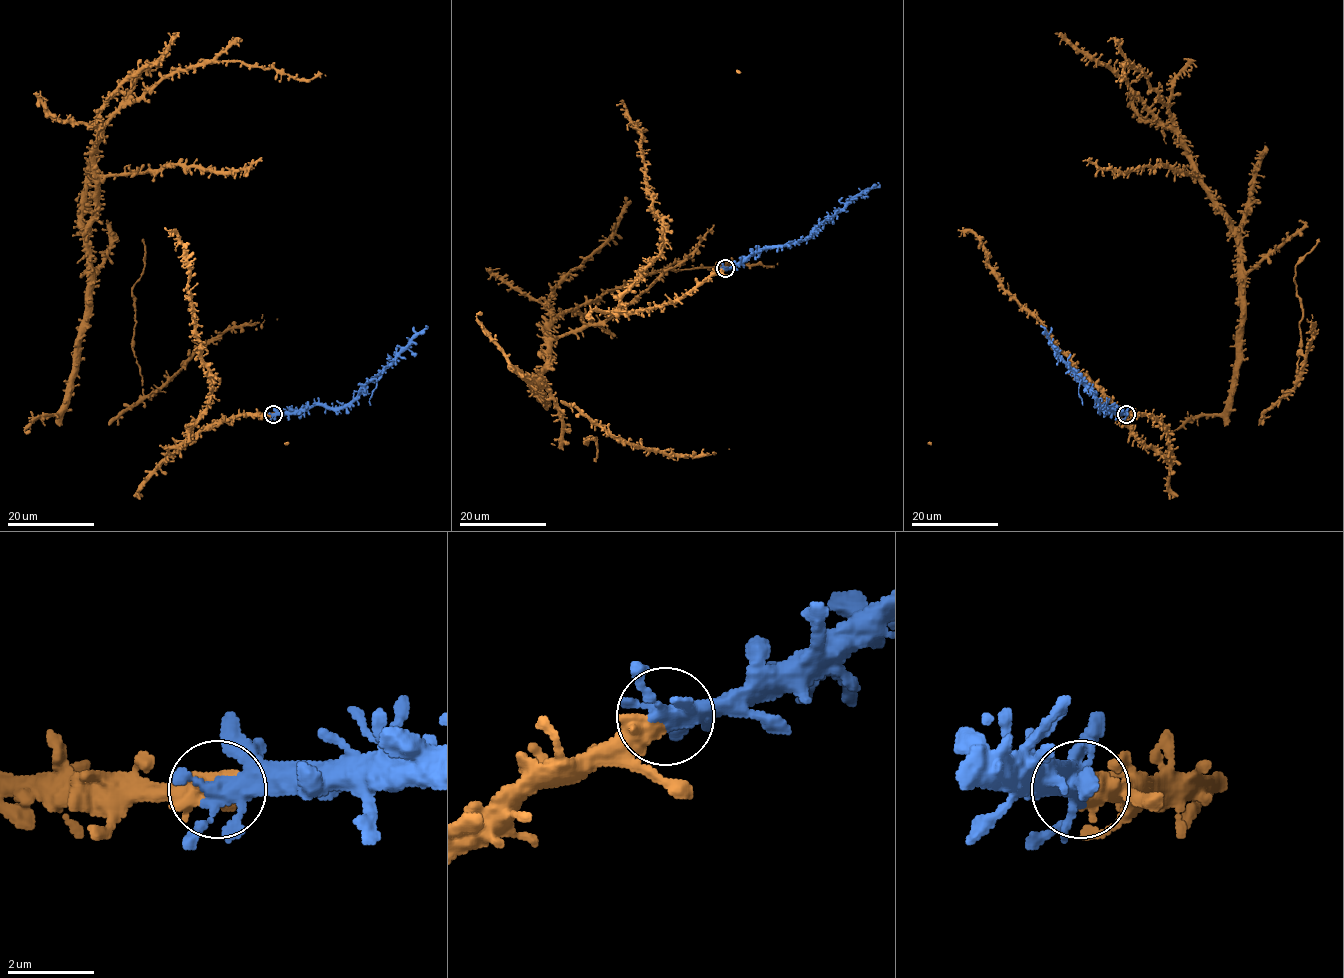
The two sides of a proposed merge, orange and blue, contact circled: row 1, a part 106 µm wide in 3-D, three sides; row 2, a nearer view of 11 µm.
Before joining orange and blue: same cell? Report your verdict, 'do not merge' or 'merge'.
merge

